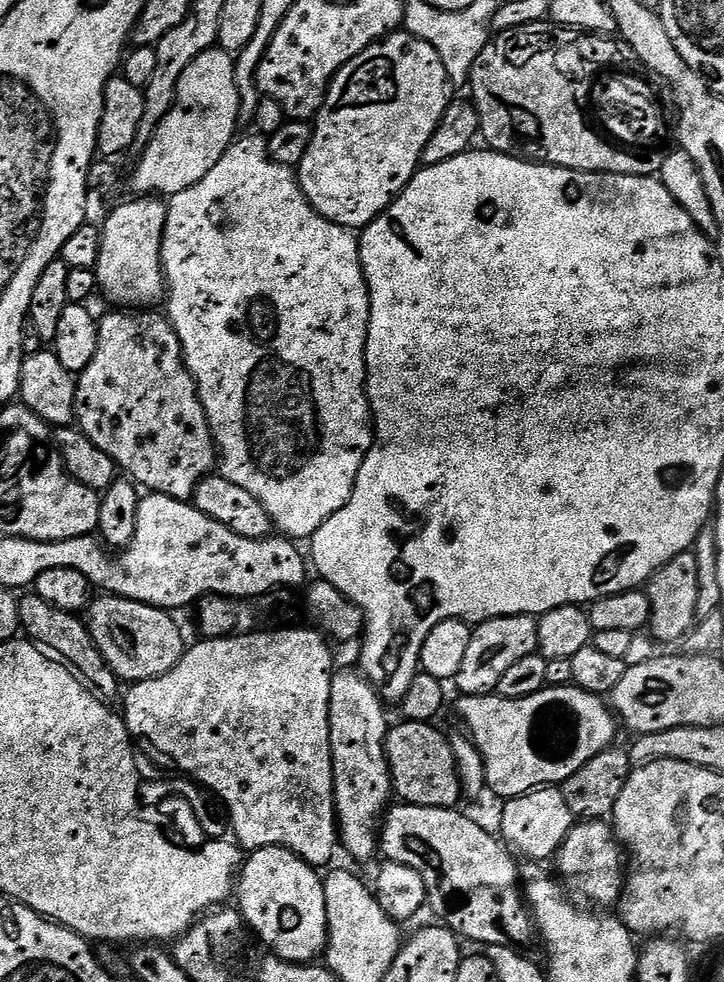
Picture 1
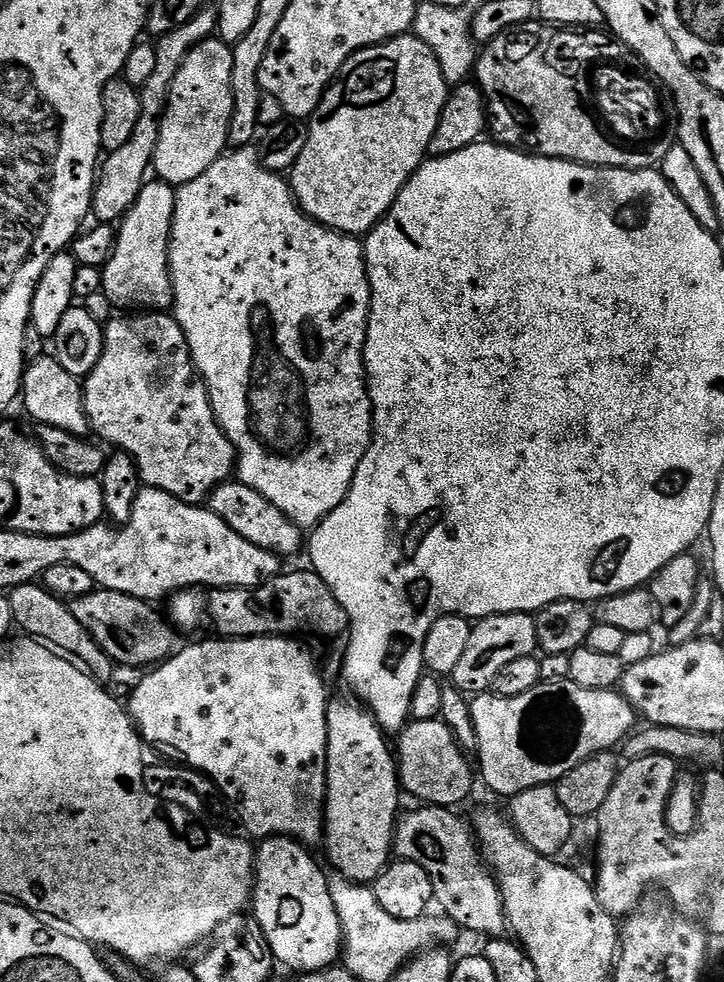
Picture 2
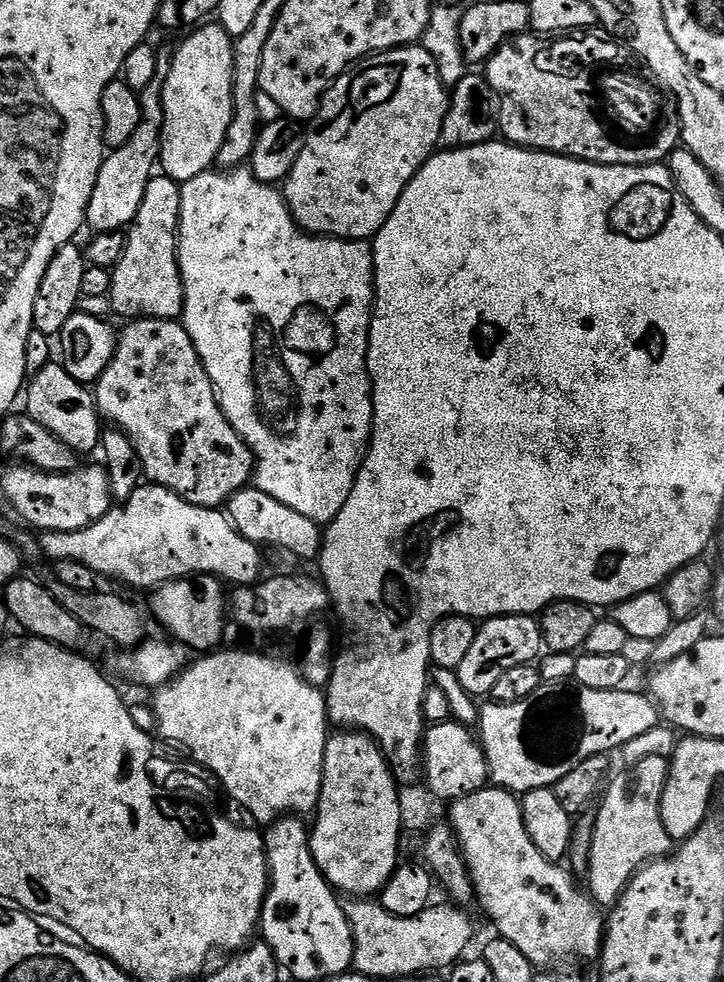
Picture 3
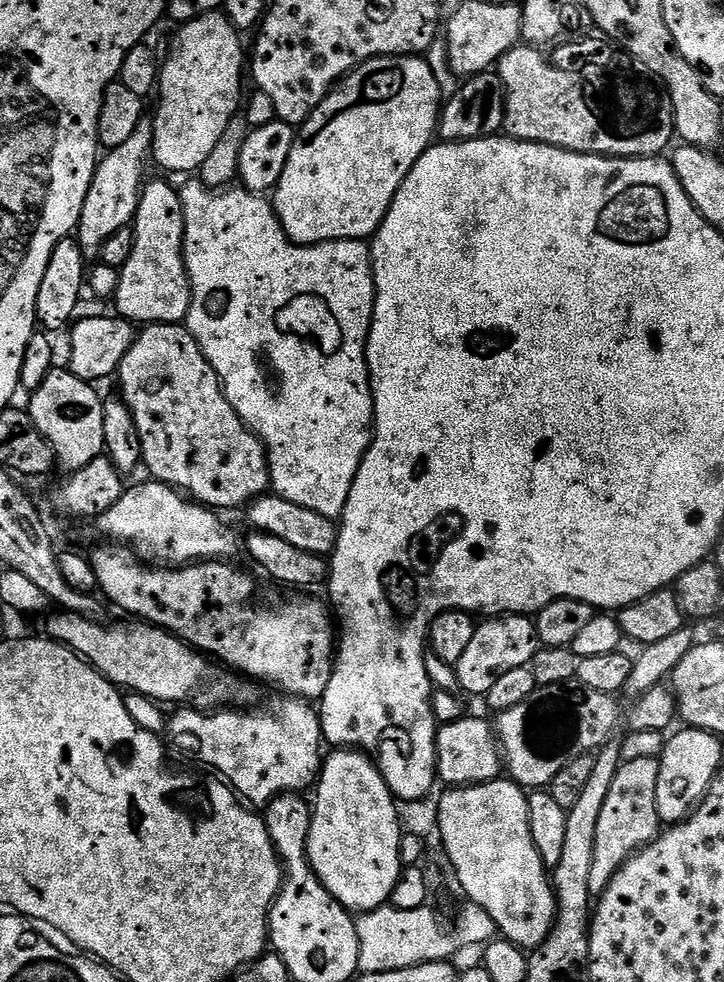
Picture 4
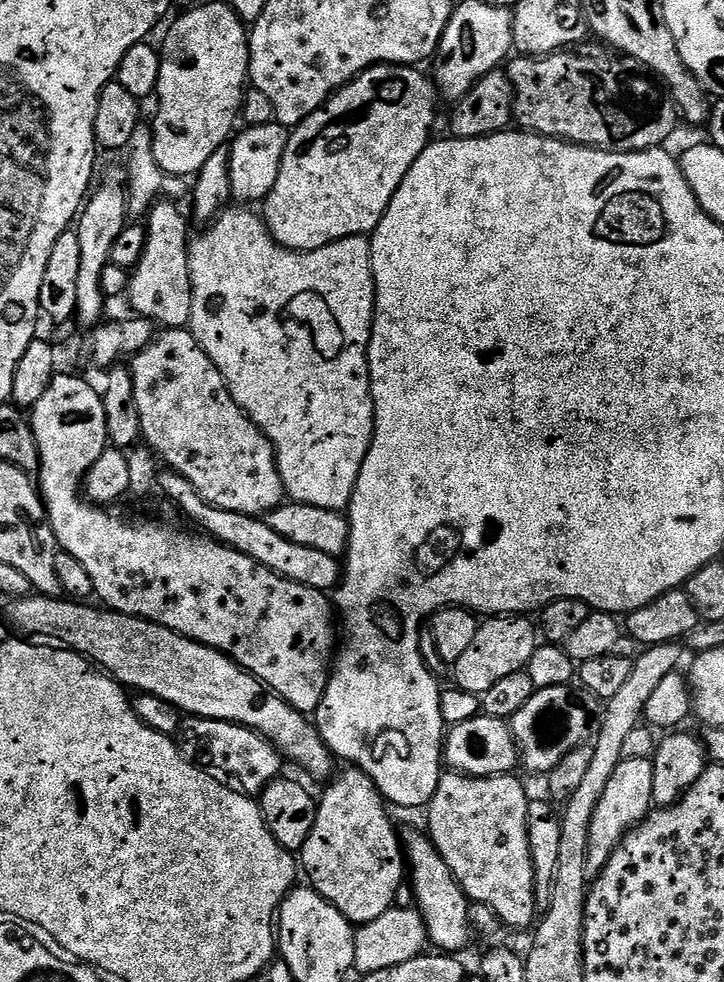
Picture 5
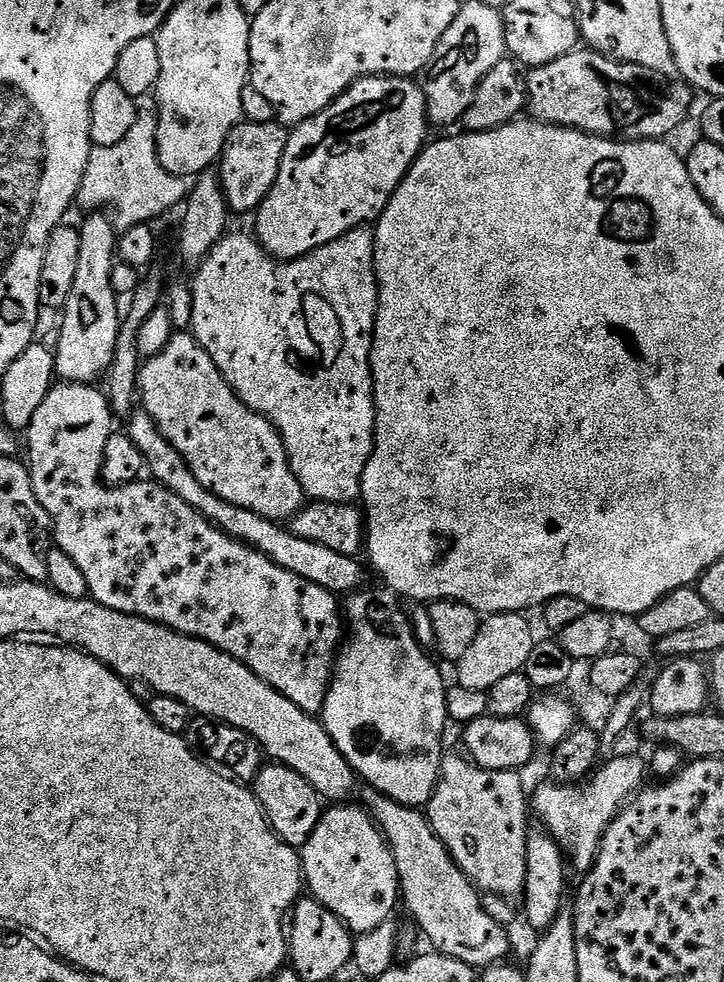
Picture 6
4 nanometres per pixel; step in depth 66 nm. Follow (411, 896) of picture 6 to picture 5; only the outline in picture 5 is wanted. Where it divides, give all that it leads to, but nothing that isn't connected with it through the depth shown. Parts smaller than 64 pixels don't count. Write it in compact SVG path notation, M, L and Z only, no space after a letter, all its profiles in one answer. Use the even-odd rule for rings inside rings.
M405 831L402 836L402 848L406 853L406 864L410 869L410 884L412 880L412 892L416 895L416 901L414 901L415 907L418 909L421 916L424 918L424 925L428 927L428 937L433 945L437 944L437 949L443 950L448 954L460 954L460 951L467 946L472 940L472 932L474 933L474 925L472 923L472 913L470 911L470 901L468 895L461 890L459 882L454 878L454 874L450 870L450 866L446 866L446 862L438 854L438 850L432 845L431 839L423 831Z

